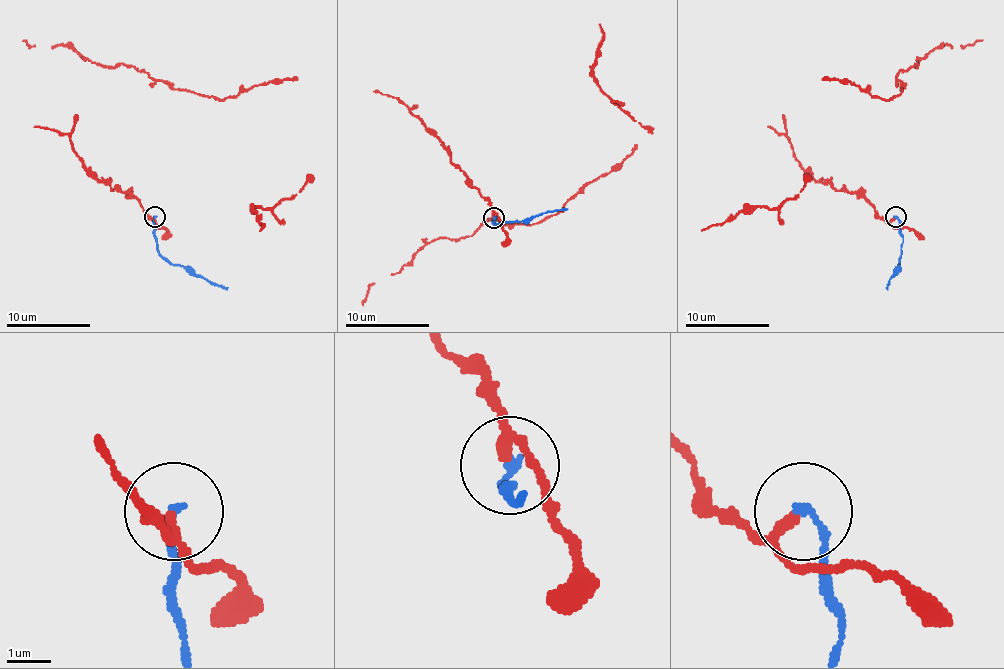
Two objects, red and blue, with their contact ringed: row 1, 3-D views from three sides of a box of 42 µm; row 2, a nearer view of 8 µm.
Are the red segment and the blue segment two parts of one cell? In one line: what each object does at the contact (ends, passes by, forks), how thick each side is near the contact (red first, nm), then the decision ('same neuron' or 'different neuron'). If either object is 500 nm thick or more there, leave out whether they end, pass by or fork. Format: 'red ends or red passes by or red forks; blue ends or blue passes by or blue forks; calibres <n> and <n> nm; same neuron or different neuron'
red passes by; blue ends; calibres 190 and 180 nm; different neuron

